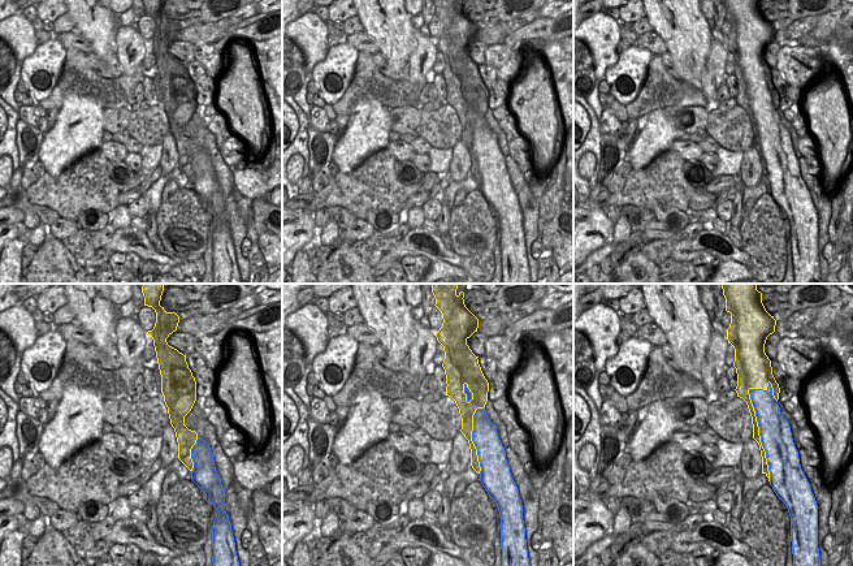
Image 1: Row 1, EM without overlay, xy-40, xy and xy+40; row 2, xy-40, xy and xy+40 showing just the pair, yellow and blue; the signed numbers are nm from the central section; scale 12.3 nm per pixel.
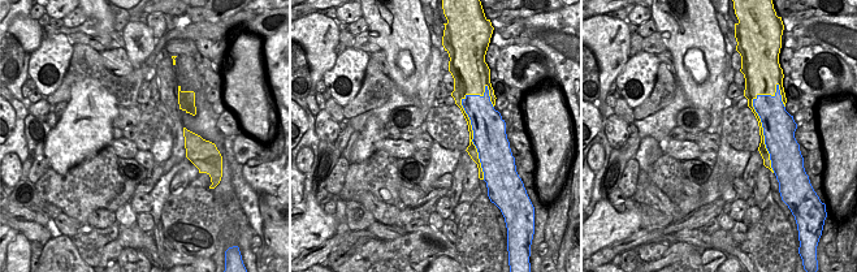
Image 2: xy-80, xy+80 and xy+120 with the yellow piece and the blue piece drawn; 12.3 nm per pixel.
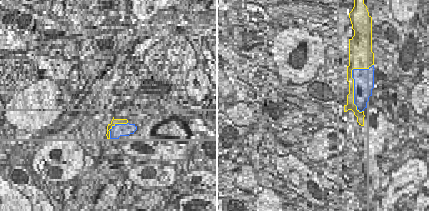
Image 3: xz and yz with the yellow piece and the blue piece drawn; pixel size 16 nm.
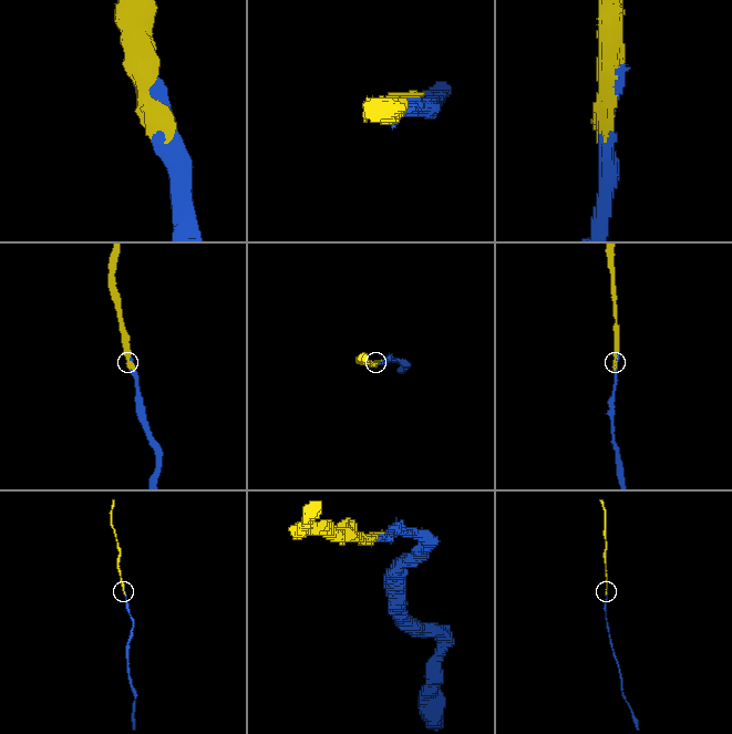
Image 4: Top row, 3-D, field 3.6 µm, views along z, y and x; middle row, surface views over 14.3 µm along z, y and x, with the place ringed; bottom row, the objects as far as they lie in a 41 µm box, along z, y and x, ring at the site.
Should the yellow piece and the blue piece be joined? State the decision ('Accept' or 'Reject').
Accept.

